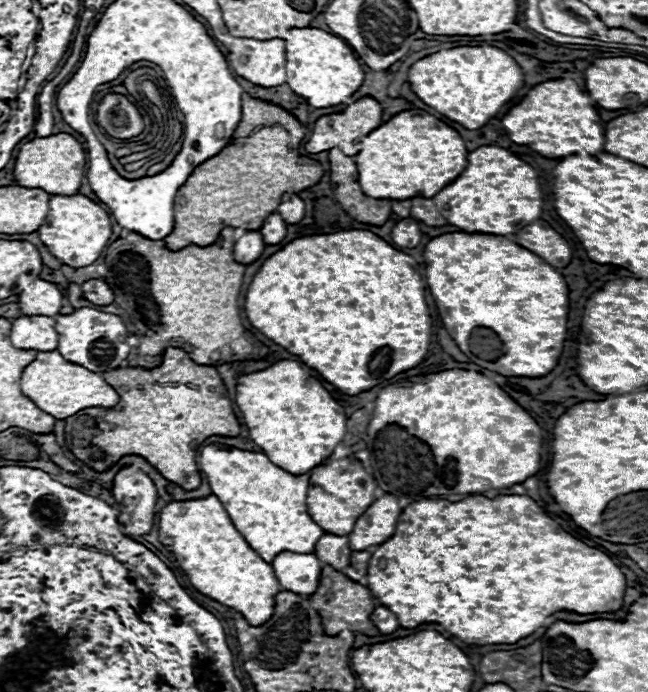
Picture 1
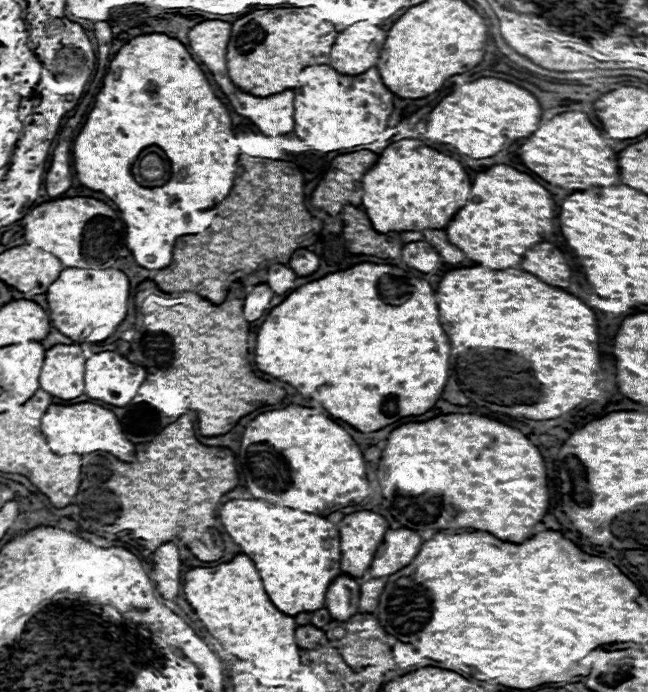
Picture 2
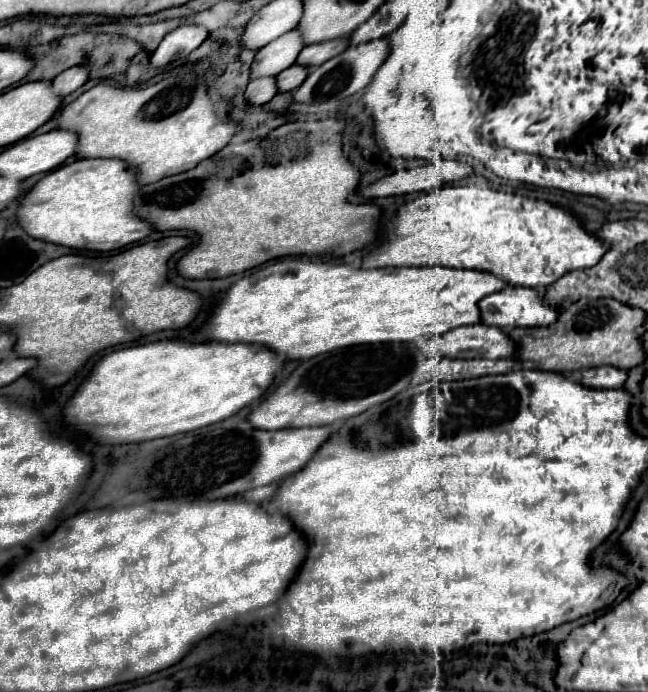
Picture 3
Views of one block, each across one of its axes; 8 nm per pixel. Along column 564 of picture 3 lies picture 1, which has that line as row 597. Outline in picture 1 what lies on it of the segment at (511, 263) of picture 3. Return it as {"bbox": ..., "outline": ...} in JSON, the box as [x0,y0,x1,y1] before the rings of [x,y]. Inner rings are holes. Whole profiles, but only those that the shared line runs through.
{"bbox":[158,494,282,626],"outline":[[[210,494],[196,500],[174,500],[160,510],[158,540],[170,550],[192,586],[204,596],[234,608],[252,626],[260,626],[274,614],[274,596],[282,590],[274,570],[240,536],[222,502]]]}

